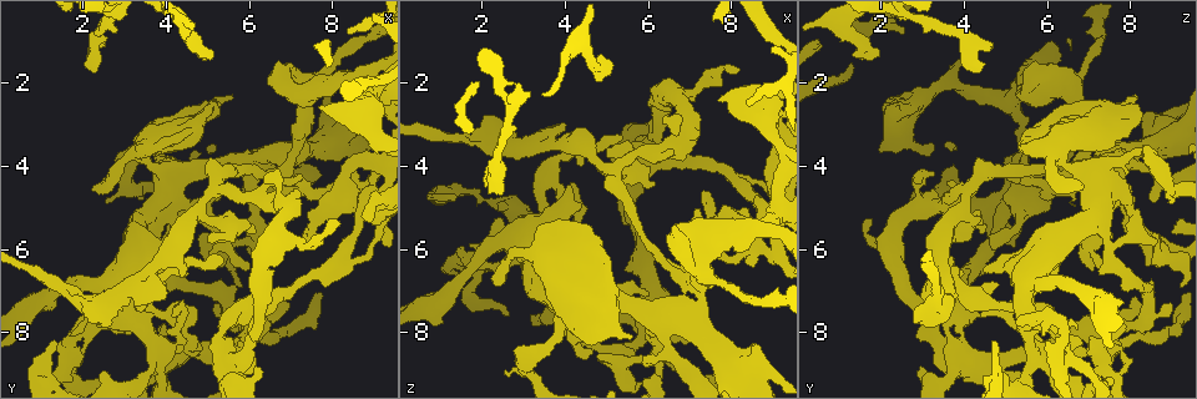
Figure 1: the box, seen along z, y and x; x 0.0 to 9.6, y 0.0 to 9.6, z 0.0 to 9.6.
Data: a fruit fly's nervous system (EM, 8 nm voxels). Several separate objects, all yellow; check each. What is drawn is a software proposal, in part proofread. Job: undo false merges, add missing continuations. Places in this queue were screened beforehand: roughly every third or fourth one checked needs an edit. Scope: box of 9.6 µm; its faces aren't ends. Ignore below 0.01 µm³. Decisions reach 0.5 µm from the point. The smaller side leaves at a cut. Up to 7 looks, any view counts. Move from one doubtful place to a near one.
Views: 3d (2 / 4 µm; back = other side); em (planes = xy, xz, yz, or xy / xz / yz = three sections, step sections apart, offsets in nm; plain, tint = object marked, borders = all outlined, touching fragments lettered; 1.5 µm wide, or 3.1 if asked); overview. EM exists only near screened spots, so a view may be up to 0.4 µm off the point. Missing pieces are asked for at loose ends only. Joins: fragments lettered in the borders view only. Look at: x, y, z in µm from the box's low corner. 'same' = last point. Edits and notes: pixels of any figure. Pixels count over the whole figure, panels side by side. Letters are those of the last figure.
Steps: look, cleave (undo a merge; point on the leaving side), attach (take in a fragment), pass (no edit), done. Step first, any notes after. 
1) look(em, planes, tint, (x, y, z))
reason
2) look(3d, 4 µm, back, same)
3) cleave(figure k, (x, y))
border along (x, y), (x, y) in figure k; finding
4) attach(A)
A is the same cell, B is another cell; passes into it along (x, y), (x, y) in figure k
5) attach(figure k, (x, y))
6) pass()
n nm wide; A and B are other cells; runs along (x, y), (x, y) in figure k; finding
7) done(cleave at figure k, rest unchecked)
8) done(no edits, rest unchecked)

look(3d, 4 µm, back, (5.10, 1.35, 1.50))

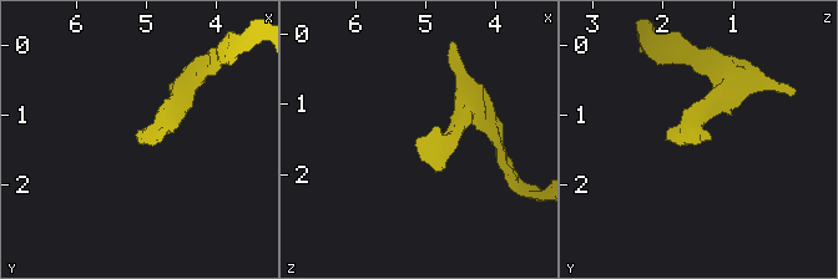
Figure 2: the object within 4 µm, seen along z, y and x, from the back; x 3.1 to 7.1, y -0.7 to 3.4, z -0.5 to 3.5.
look(em, planes, tint, (5.15, 1.35, 1.60))
now the EM

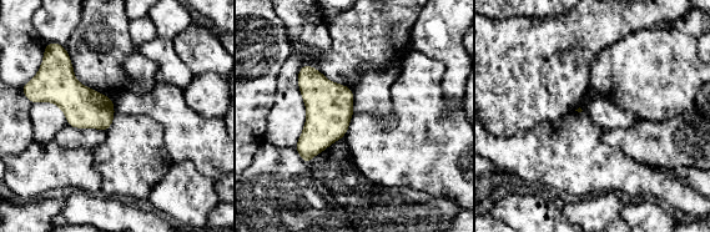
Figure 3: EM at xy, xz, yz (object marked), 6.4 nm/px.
look(em, planes, borders, same)

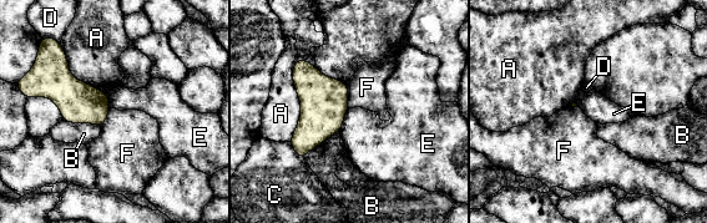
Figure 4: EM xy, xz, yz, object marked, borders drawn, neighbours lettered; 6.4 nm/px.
pass()
A touches over 500 nm; A, B, C, D, E and F are other cells; no lettered fragment goes on from it

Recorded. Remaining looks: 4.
look(em, planes, borders, (8.35, 0.75, 2.50))

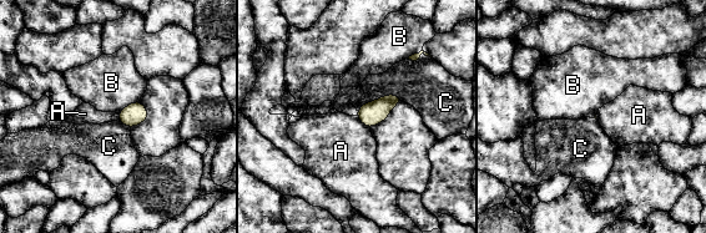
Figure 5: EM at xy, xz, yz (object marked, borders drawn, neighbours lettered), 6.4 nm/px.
pass()
A, B and C are other cells; border along (356, 116), (369, 128) in figure 5; no lettered fragment goes on from it

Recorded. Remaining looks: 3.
look(em, planes, plain, (3.80, 3.45, 7.65))

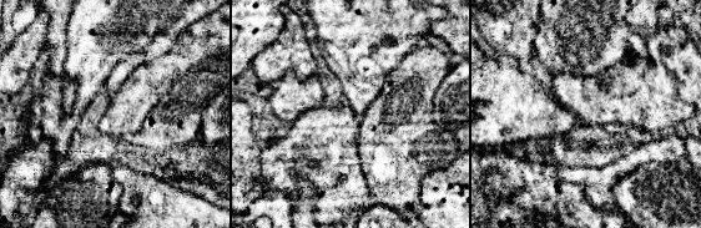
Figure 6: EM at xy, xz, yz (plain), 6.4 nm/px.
look(em, planes, borders, same)
what lies round it

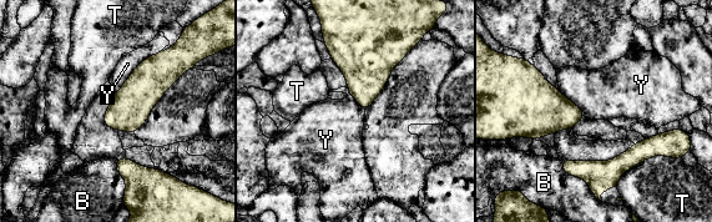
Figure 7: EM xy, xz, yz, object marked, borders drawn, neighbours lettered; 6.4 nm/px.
pass()
B, T and Y are other cells; border along (162, 50), (145, 57), (115, 92) in figure 7; none of them fits

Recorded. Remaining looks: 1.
done(no edits, rest unchecked)

